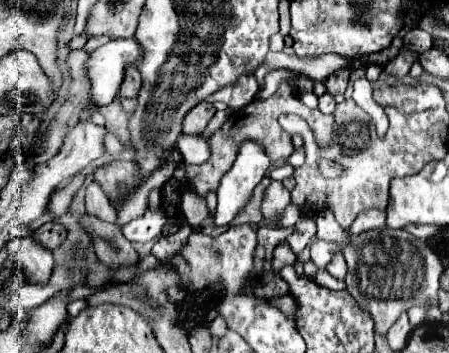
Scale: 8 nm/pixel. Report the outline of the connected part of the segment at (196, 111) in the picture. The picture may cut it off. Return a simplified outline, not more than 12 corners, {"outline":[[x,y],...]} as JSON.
{"outline":[[197,104],[183,120],[183,134],[201,134],[215,112]]}

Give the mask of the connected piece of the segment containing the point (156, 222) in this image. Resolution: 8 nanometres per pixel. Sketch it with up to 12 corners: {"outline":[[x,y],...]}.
{"outline":[[147,208],[127,222],[121,232],[129,242],[149,242],[167,224],[163,210]]}

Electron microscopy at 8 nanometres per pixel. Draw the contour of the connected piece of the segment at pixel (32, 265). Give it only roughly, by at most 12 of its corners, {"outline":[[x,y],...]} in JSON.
{"outline":[[33,236],[7,242],[9,258],[29,282],[47,282],[49,248]]}

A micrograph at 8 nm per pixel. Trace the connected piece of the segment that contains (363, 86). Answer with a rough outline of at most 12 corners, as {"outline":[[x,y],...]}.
{"outline":[[365,76],[353,84],[353,100],[373,118],[383,138],[389,120],[371,98],[373,88]]}

